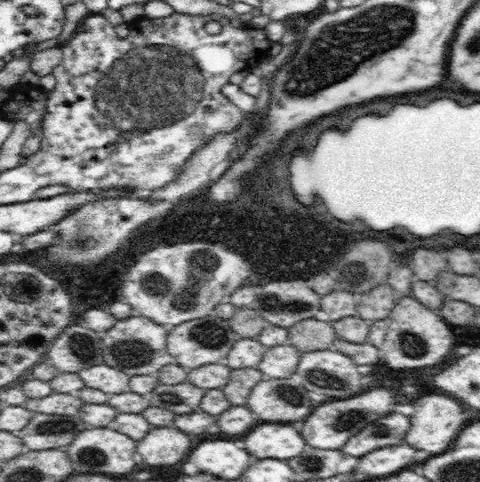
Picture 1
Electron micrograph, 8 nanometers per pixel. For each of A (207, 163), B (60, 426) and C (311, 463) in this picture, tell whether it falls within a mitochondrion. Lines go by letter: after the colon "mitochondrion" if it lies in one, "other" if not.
A: other
B: mitochondrion
C: mitochondrion

